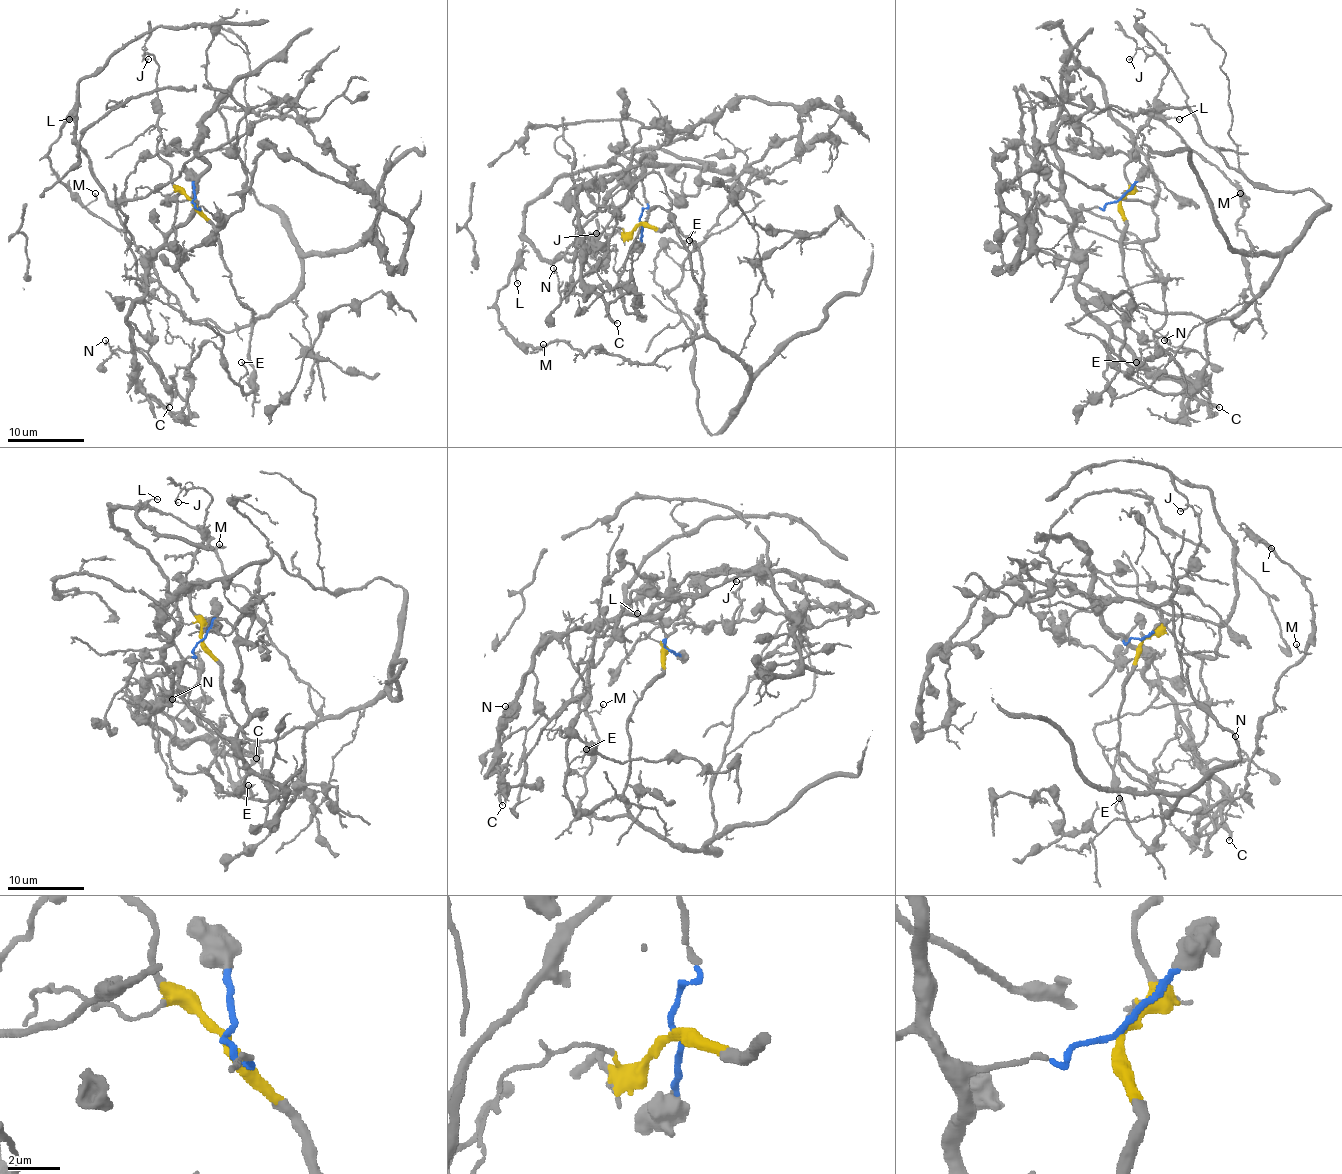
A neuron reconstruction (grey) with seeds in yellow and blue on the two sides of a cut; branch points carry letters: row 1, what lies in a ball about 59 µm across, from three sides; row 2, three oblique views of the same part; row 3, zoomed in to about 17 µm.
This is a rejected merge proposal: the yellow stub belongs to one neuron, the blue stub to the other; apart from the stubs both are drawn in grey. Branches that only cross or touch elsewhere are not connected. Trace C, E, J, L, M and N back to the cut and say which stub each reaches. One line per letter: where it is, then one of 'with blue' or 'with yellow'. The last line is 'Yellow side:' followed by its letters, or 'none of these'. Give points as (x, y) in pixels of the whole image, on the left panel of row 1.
C: at (169, 407); with blue
E: at (241, 362); with yellow
J: at (148, 59); with yellow
L: at (69, 119); with yellow
M: at (95, 193); with yellow
N: at (105, 340); with blue
Yellow side: E, J, L, M

